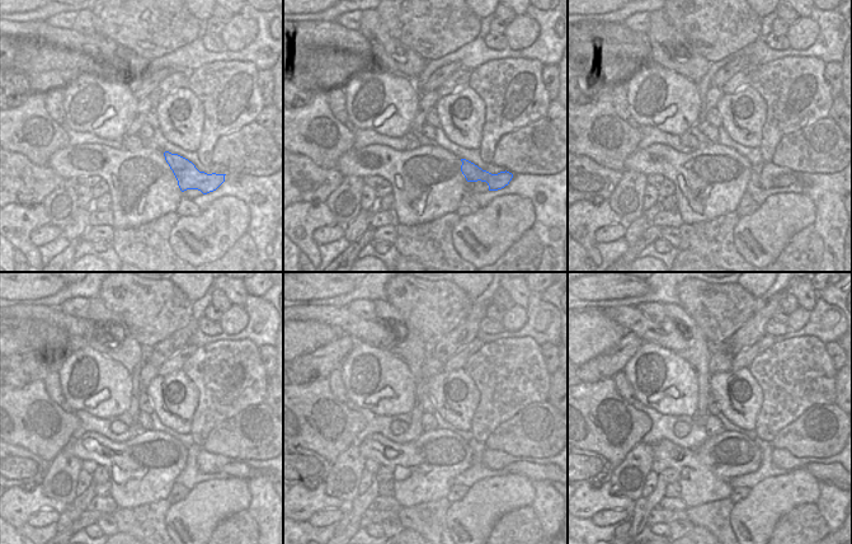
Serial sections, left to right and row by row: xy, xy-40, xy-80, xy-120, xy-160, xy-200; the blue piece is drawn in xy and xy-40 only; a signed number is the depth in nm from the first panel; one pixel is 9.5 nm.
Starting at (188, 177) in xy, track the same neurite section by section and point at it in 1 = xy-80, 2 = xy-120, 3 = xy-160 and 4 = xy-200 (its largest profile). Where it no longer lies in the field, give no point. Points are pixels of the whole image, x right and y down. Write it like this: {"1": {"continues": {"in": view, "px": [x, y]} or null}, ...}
{"1": {"continues": {"in": "xy-80", "px": [784, 181]}}, "2": {"continues": {"in": "xy-120", "px": [240, 469]}}, "3": {"continues": {"in": "xy-160", "px": [533, 472]}}, "4": {"continues": {"in": "xy-200", "px": [820, 472]}}}

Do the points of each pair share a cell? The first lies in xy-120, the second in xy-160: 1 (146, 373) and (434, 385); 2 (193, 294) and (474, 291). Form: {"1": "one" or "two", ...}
{"1": "two", "2": "one"}

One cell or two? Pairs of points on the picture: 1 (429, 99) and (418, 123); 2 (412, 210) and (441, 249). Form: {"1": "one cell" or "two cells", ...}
{"1": "one cell", "2": "two cells"}

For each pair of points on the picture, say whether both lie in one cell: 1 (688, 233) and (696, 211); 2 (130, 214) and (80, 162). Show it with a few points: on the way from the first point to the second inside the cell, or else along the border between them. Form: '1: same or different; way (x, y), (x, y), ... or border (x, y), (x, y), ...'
1: different; border (720, 216), (712, 220), (683, 224)
2: same; way (128, 197), (97, 164)

